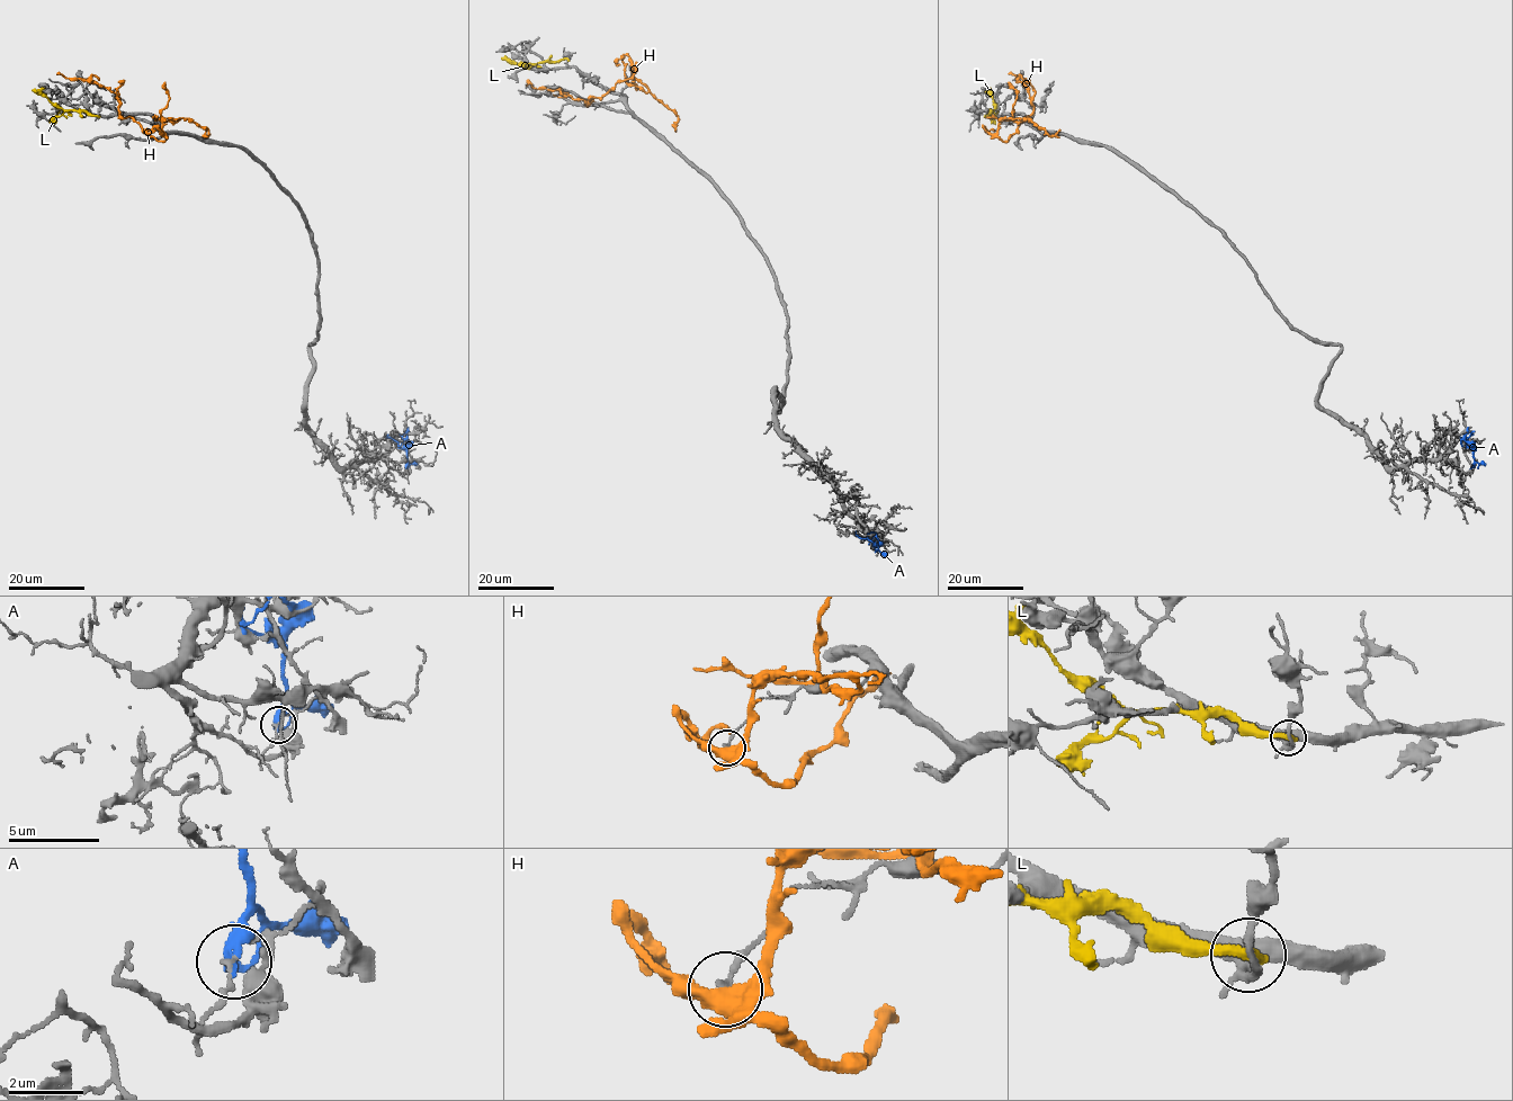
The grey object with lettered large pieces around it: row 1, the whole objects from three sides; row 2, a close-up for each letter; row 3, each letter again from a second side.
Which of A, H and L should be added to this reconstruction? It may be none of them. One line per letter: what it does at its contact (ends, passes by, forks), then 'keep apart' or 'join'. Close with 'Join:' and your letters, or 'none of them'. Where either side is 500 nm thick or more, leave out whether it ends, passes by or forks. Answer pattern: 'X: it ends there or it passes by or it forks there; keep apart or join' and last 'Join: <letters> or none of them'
A: it ends there; keep apart
H: it forks there; keep apart
L: it ends there; keep apart
Join: none of them

